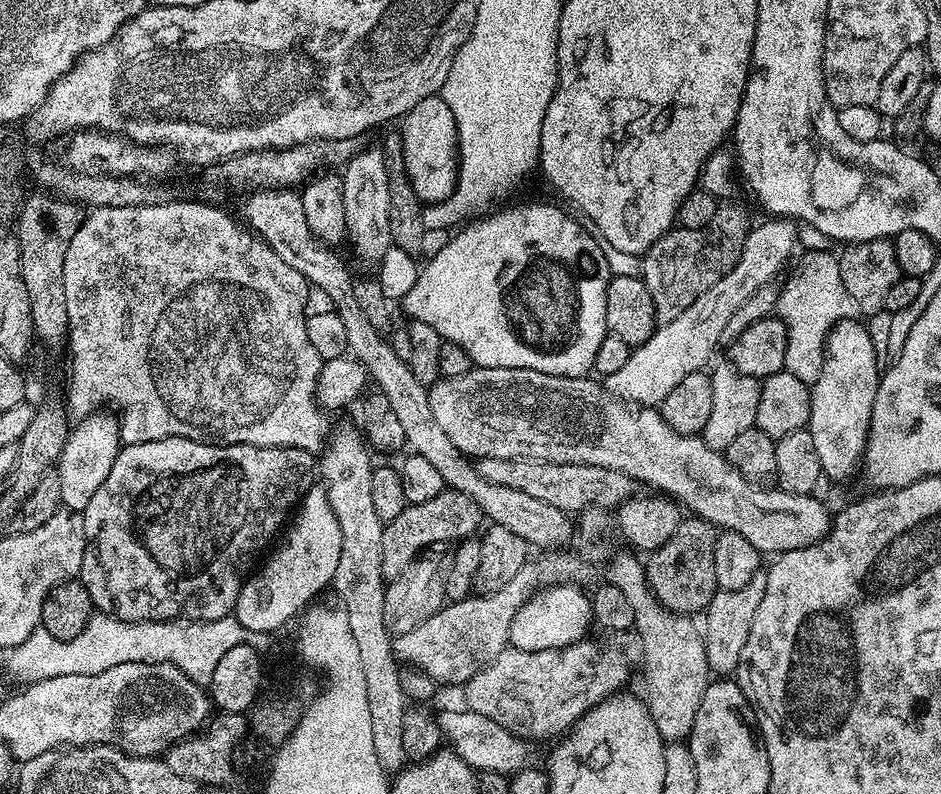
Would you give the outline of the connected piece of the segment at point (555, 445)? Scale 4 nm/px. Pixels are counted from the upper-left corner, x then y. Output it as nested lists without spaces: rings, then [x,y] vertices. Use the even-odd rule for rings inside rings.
[[[473,366],[466,374],[458,374],[458,378],[441,378],[435,384],[428,388],[428,397],[430,398],[430,410],[434,413],[434,422],[446,430],[446,438],[450,438],[452,445],[459,452],[464,453],[469,458],[522,458],[523,460],[541,460],[542,462],[554,462],[555,464],[577,464],[578,466],[606,466],[608,470],[618,470],[625,472],[627,476],[632,477],[633,481],[642,480],[650,484],[651,489],[659,490],[667,494],[674,500],[678,501],[685,509],[688,508],[693,517],[708,521],[709,524],[720,530],[737,532],[742,534],[752,546],[756,547],[761,554],[779,554],[805,548],[811,544],[817,544],[828,534],[828,529],[832,527],[833,517],[828,516],[828,508],[820,500],[815,500],[815,495],[809,494],[790,494],[783,492],[778,486],[772,486],[768,489],[763,483],[747,480],[734,466],[730,466],[727,455],[724,452],[716,452],[700,436],[683,436],[674,431],[663,418],[660,417],[659,411],[652,406],[633,406],[613,396],[609,389],[605,388],[603,383],[597,382],[592,378],[579,376],[578,378],[566,378],[565,376],[555,376],[554,374],[542,374],[538,368],[478,368]]]

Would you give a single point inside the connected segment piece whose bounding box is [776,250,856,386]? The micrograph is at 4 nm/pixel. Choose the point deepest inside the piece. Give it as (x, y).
(812, 305)

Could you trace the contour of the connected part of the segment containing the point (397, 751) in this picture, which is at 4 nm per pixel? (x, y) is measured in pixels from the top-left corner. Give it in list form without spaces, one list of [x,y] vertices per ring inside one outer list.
[[[342,428],[338,432],[333,431],[318,460],[319,475],[321,477],[324,475],[322,485],[329,496],[330,506],[333,507],[341,531],[341,554],[331,587],[346,606],[346,614],[350,617],[350,632],[354,634],[358,655],[362,657],[362,674],[366,677],[366,702],[370,705],[370,731],[374,738],[374,752],[378,754],[378,762],[385,774],[395,774],[406,764],[406,757],[402,750],[402,718],[410,706],[410,701],[402,694],[401,665],[392,654],[393,633],[389,632],[384,625],[386,581],[382,574],[382,534],[385,521],[378,518],[370,494],[370,478],[374,461],[368,457],[370,450],[365,441],[357,433],[356,436],[348,428]]]

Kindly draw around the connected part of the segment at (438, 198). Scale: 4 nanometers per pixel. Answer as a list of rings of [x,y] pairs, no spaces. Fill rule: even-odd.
[[[438,94],[424,98],[407,112],[400,126],[400,133],[403,138],[403,162],[406,164],[412,189],[421,203],[430,206],[444,203],[456,190],[459,172],[457,126],[450,106]]]

